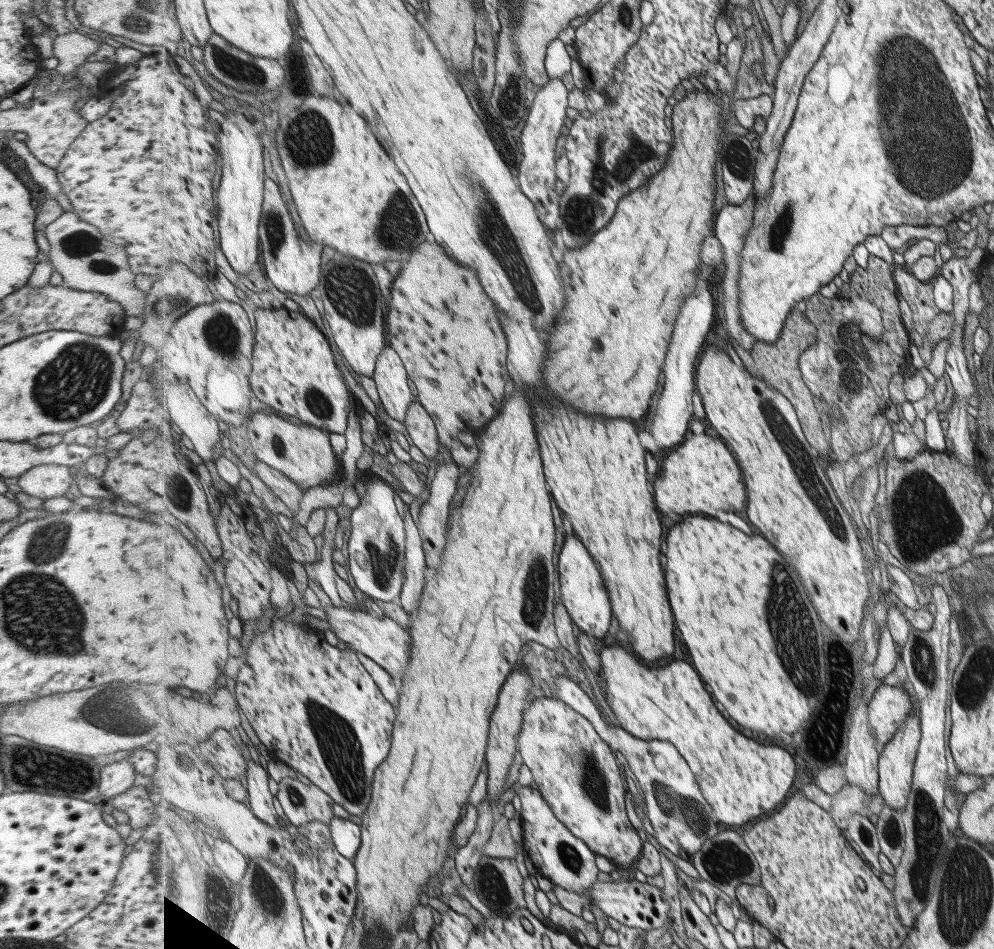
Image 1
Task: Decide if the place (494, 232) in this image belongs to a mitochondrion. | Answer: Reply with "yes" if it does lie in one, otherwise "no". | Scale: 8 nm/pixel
yes

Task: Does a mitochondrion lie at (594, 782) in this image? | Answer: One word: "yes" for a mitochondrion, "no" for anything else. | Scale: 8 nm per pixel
yes

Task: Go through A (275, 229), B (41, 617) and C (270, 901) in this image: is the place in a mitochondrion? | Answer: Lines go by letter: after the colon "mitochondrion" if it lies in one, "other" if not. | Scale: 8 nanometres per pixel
A: mitochondrion
B: mitochondrion
C: mitochondrion

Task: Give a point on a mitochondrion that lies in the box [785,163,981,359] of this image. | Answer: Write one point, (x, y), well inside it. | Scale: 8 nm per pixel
(852, 338)

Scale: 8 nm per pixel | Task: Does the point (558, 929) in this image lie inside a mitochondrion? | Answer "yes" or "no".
no

